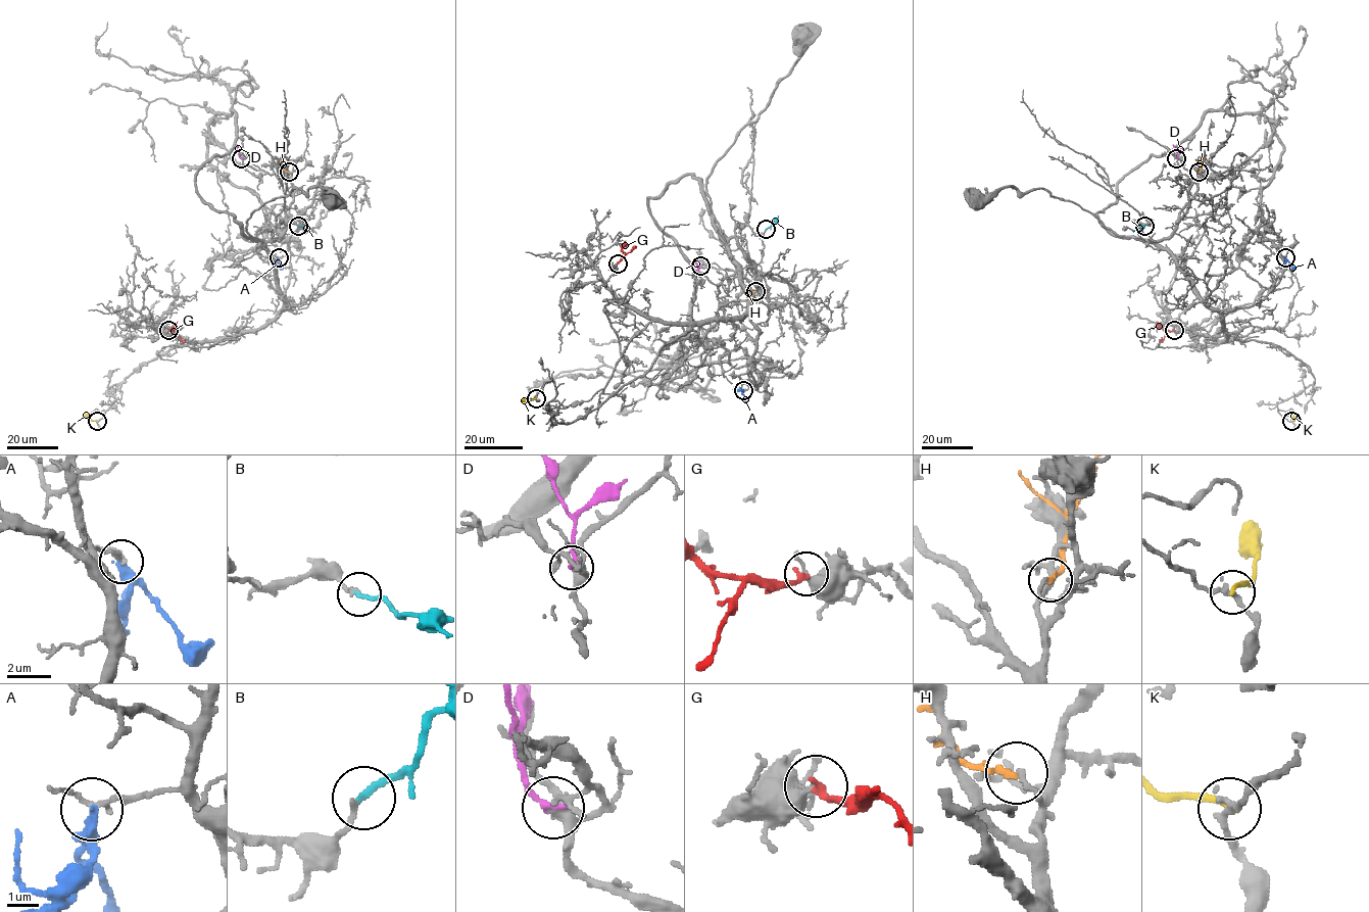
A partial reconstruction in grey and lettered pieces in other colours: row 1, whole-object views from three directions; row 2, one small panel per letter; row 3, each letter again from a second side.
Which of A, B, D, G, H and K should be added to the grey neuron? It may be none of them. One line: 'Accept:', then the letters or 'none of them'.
Accept: B

